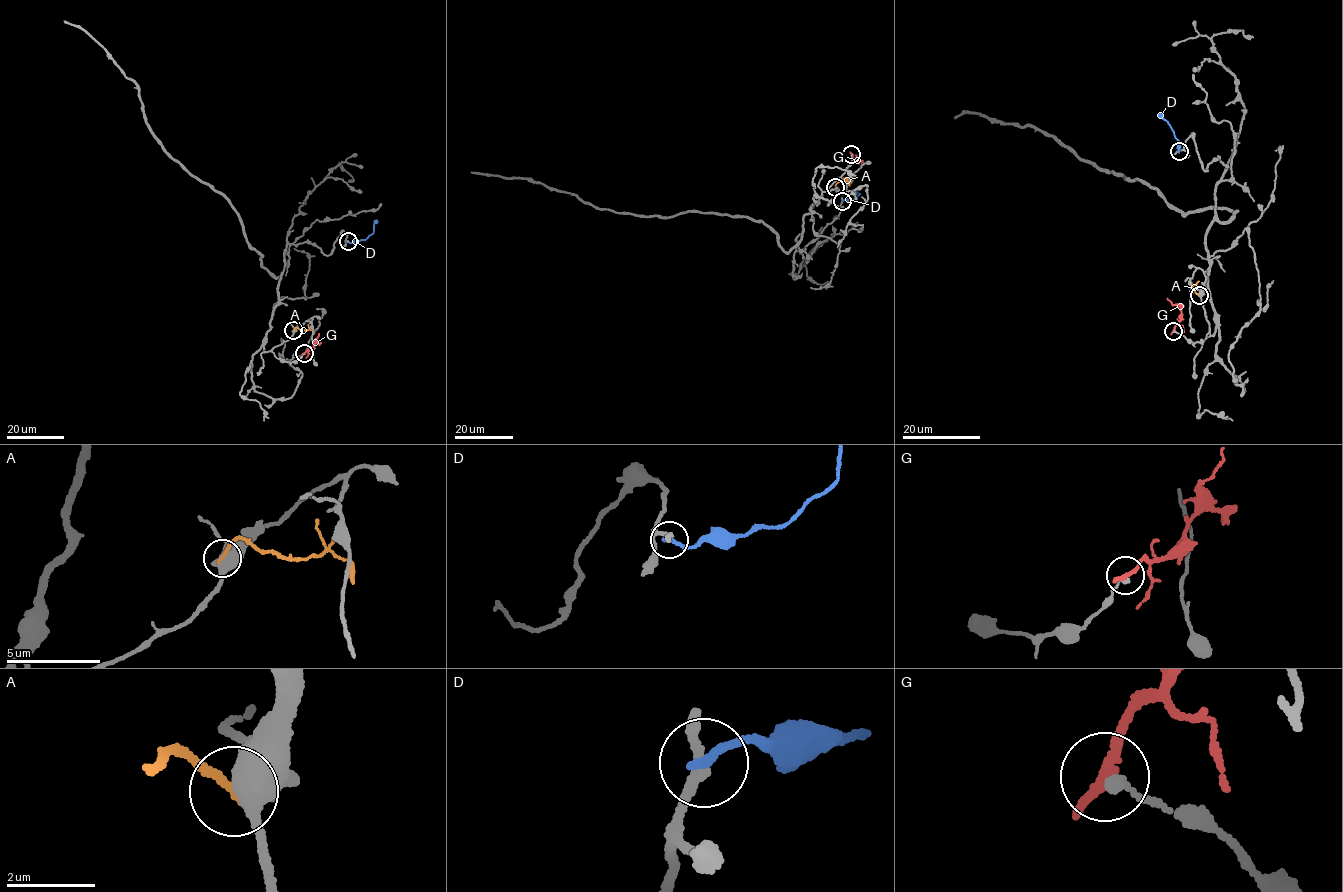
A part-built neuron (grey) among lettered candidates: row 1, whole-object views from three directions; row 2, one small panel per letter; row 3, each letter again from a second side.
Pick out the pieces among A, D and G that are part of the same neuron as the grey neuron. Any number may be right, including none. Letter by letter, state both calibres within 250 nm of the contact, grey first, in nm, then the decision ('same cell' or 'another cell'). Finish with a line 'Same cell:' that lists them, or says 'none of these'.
A: calibres 550 and 180 nm; another cell
D: calibres 220 and 220 nm; another cell
G: calibres 280 and 280 nm; another cell
Same cell: none of these

